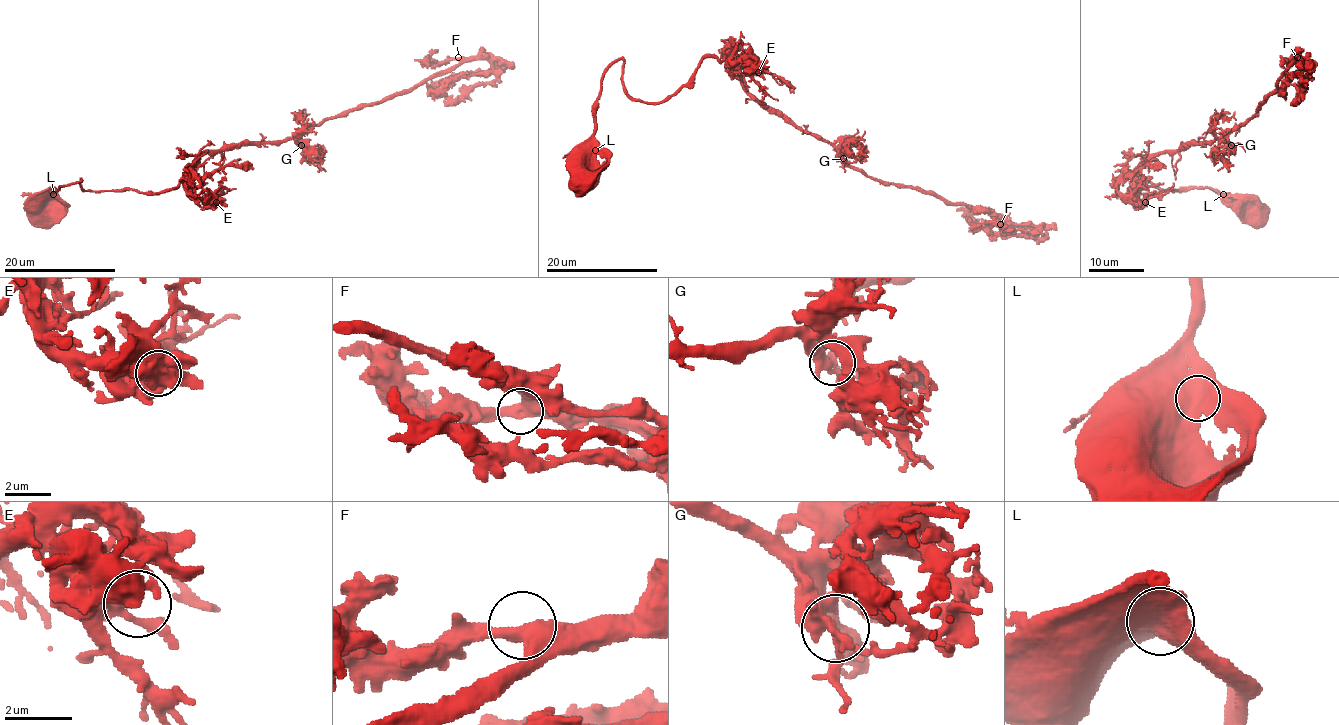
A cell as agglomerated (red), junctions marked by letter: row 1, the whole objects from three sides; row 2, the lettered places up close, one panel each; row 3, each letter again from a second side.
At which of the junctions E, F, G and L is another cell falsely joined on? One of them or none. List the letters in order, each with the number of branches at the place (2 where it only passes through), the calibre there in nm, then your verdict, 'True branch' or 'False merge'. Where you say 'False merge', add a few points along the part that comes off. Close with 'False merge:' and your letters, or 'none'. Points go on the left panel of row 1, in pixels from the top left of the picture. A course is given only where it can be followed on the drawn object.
E: Branches: 2. Thickness 400 nm. True branch
F: Branches: 2. Thickness 550 nm. True branch
G: Branches: 2. Thickness 440 nm. True branch
L: Branches: 2. Thickness 480 nm. True branch
False merge: none

